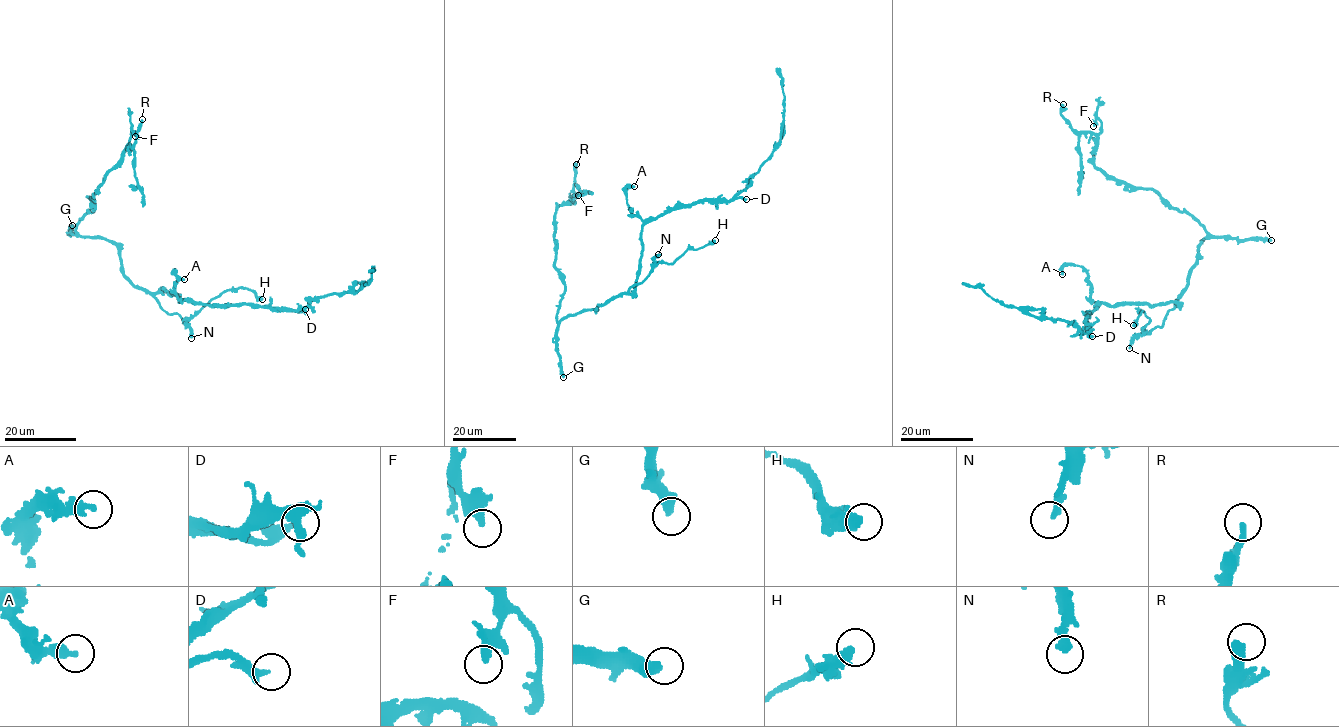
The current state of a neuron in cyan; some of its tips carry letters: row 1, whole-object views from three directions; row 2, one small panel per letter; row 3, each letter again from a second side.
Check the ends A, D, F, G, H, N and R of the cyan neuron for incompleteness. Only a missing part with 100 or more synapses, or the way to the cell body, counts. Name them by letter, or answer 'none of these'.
none of these

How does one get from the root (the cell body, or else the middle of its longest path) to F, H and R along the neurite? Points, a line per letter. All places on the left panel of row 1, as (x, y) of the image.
F: (152, 293), (124, 274), (114, 244), (75, 232), (94, 210), (88, 197), (119, 161), (131, 129), (135, 136)
H: (152, 293), (164, 310), (185, 320), (230, 289), (249, 289), (262, 299)
R: (152, 293), (124, 274), (114, 244), (75, 232), (94, 210), (88, 197), (135, 142), (142, 119)

